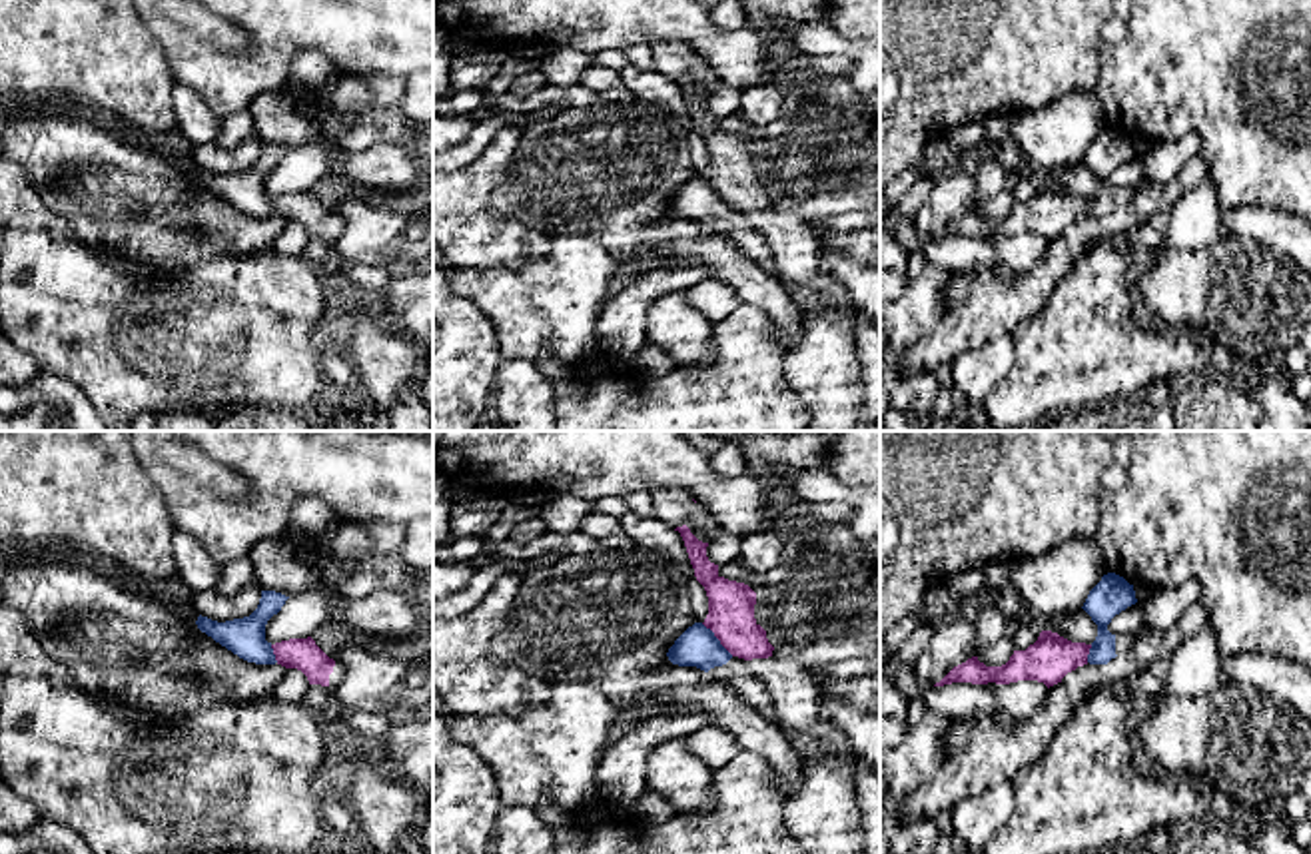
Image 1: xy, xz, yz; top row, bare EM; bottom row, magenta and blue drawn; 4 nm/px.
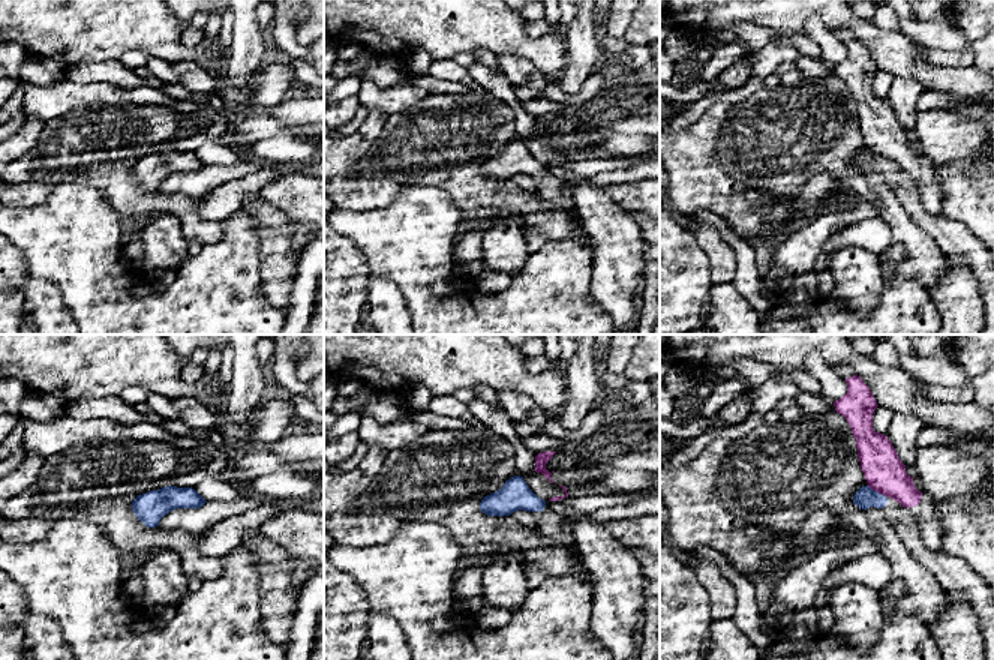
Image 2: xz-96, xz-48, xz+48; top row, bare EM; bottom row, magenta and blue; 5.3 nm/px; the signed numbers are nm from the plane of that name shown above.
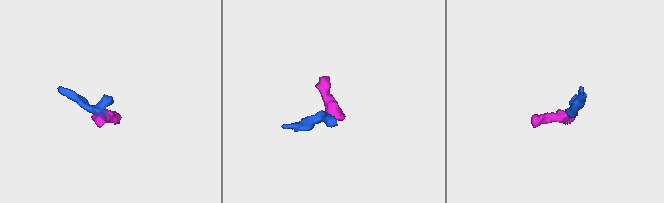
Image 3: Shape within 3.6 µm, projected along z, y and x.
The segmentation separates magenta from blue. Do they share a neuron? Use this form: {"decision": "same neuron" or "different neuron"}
{"decision": "different neuron"}

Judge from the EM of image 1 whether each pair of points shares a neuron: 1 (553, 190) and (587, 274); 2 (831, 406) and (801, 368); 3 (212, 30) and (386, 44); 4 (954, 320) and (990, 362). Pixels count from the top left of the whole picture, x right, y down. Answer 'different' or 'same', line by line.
1: different
2: same
3: different
4: different

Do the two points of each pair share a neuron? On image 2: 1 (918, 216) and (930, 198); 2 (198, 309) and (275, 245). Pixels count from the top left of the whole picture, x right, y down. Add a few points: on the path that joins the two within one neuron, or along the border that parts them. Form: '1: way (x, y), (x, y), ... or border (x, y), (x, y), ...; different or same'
1: border (910, 174), (921, 204), (928, 212), (942, 215); different
2: border (254, 222), (260, 239), (261, 293); different

